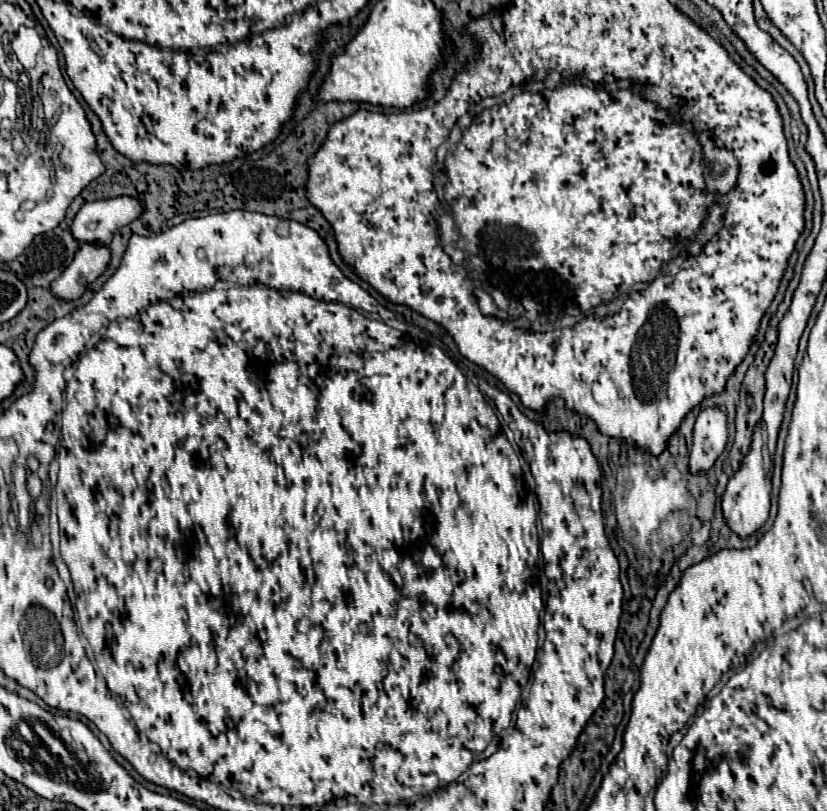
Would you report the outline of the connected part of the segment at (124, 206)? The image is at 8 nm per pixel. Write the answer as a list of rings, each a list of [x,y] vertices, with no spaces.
[[[128,196],[86,202],[72,222],[72,236],[92,246],[108,246],[114,232],[130,224],[138,214],[138,200]]]

